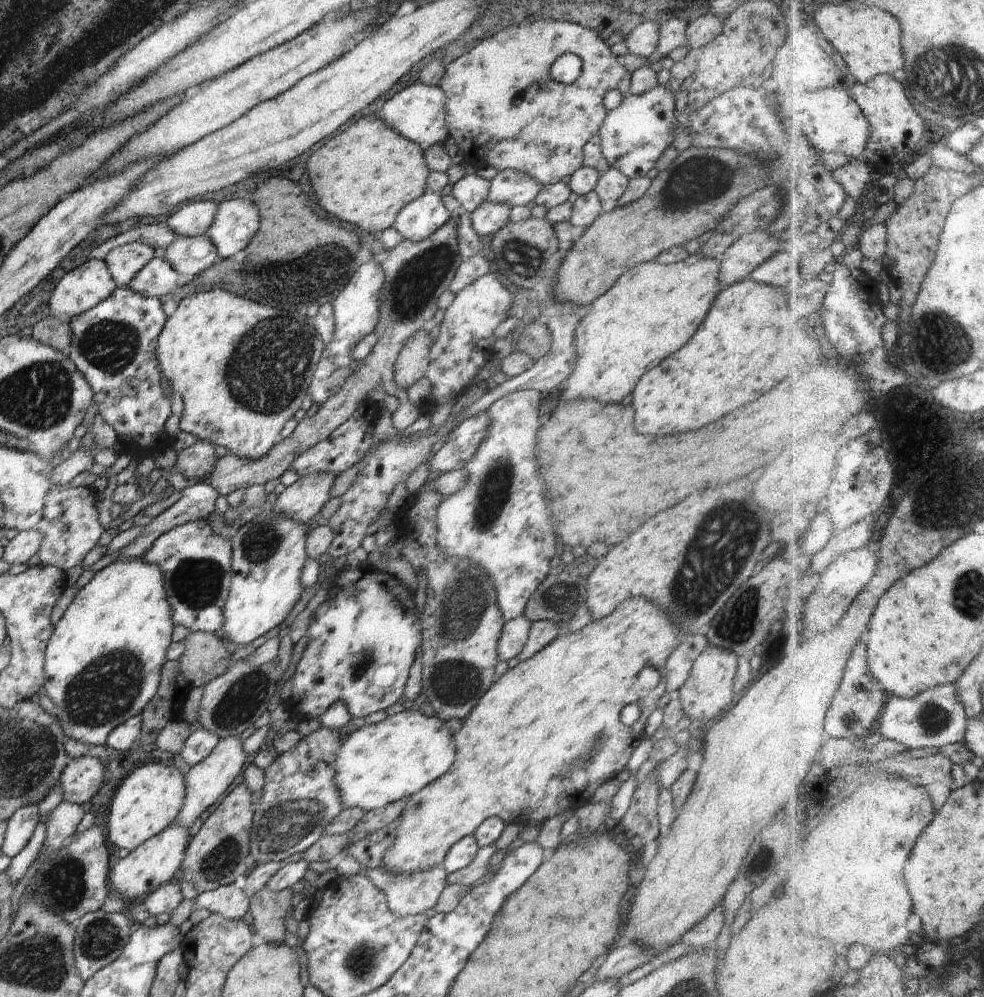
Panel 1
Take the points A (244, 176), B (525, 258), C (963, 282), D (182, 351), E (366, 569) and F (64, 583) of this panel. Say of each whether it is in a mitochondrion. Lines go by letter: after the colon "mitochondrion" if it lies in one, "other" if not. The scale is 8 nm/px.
A: other
B: mitochondrion
C: other
D: other
E: other
F: other

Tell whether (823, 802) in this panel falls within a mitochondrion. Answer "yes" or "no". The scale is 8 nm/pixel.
no

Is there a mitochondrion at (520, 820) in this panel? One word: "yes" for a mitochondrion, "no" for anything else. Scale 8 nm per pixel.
no

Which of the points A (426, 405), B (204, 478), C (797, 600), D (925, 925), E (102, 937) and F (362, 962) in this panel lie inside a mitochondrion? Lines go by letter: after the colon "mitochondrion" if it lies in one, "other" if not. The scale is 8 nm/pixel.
A: other
B: other
C: other
D: other
E: mitochondrion
F: mitochondrion

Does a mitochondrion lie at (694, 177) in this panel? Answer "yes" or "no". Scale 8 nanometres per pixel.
yes

